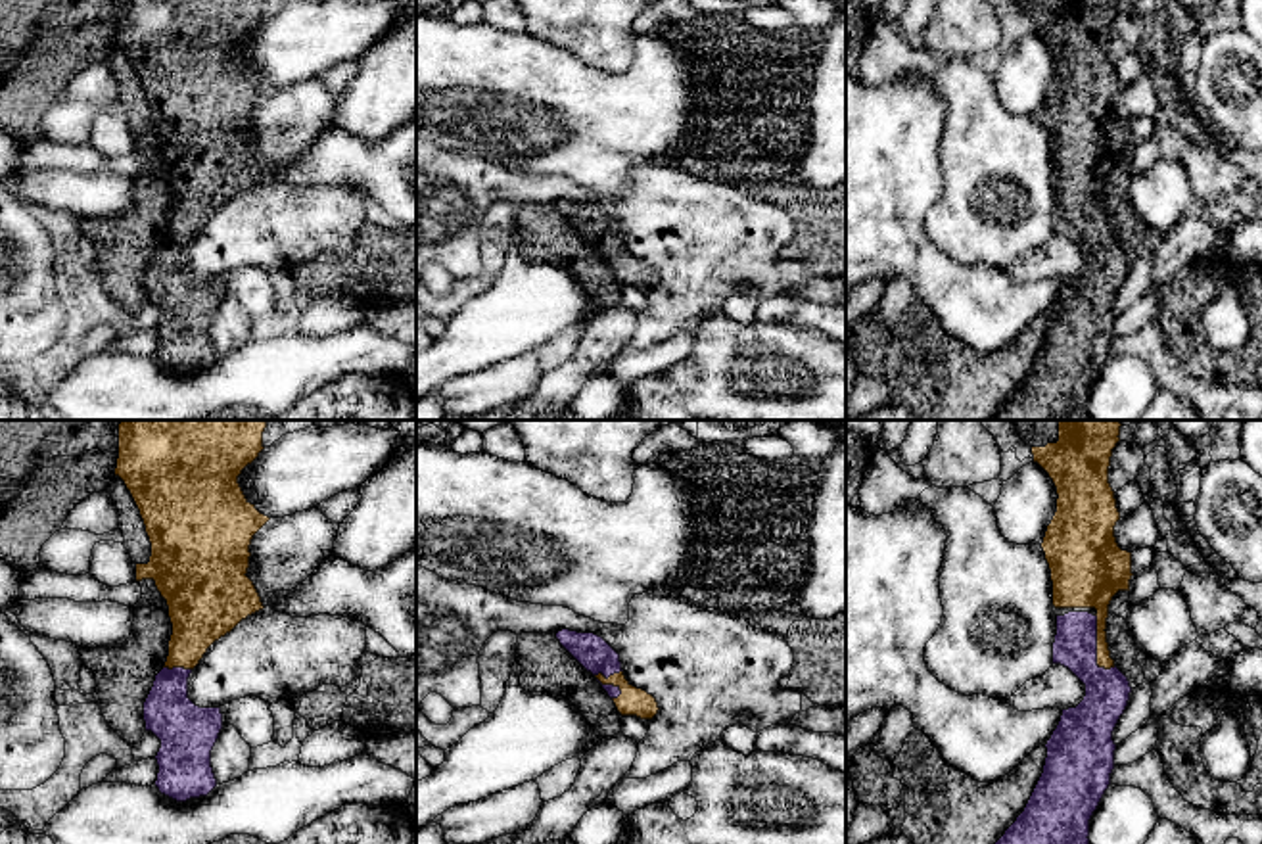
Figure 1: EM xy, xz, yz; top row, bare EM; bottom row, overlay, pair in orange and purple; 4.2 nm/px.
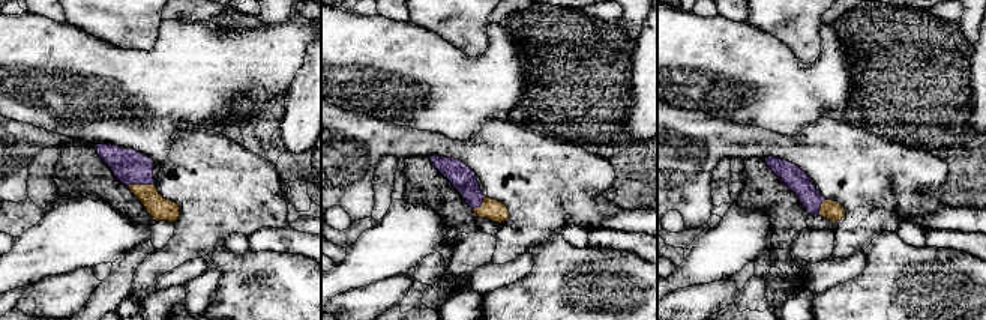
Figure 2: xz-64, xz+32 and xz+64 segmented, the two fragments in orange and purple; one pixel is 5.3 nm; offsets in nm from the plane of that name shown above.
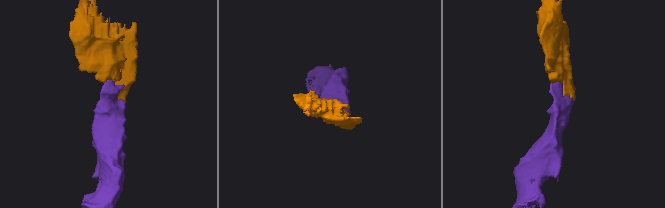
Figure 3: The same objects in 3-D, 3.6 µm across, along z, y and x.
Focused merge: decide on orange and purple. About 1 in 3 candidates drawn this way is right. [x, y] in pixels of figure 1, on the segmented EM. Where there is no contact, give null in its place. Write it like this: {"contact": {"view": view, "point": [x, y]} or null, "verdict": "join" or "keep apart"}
{"contact": {"view": "yz", "point": [1098, 645]}, "verdict": "join"}

